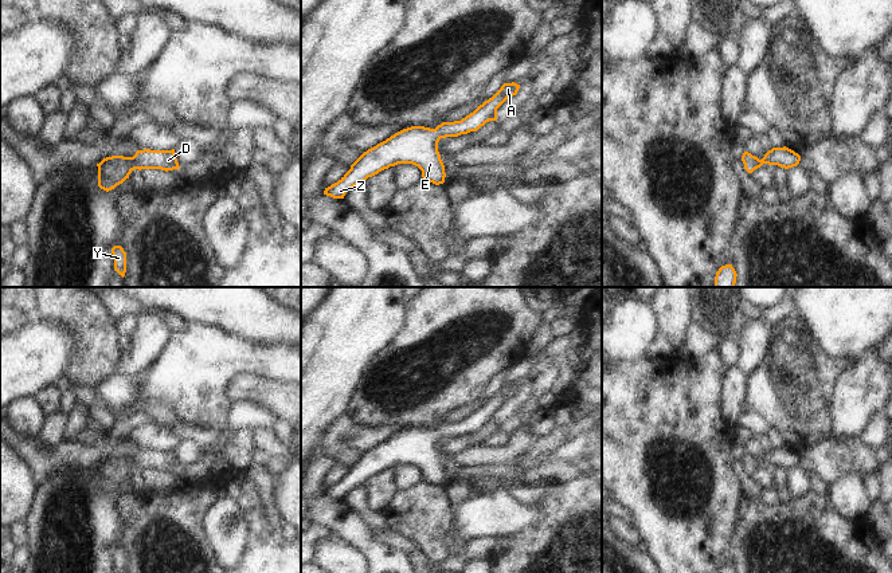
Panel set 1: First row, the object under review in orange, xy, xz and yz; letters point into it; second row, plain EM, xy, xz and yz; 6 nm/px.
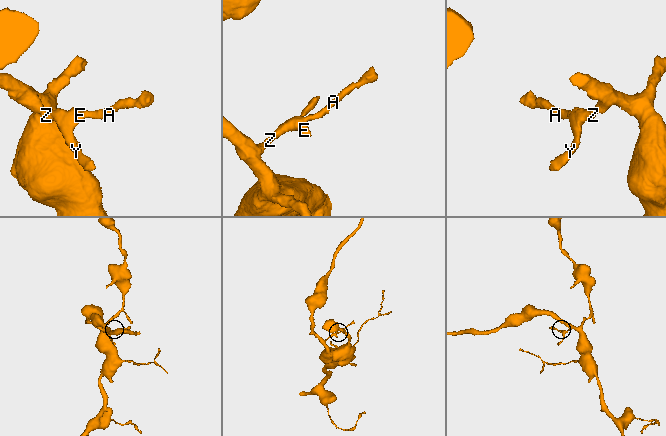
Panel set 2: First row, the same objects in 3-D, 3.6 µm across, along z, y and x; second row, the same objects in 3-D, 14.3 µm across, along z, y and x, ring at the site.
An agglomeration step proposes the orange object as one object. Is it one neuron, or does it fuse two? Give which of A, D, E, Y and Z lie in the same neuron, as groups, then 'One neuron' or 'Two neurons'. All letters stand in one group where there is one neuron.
Groups: A D E Y Z. One neuron

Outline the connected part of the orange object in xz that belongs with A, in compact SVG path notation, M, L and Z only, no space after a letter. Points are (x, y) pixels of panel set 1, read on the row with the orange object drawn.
M515 82L504 83L492 98L461 121L442 122L435 129L411 126L395 133L364 152L337 183L325 188L324 195L344 199L351 188L398 164L412 164L422 170L426 183L443 184L446 173L438 152L439 140L477 132L486 122L497 121L497 109L519 89L520 85Z

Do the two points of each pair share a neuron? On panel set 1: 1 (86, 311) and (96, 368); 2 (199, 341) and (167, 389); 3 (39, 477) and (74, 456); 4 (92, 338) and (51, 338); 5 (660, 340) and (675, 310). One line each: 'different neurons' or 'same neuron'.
1: same neuron
2: same neuron
3: same neuron
4: different neurons
5: different neurons

